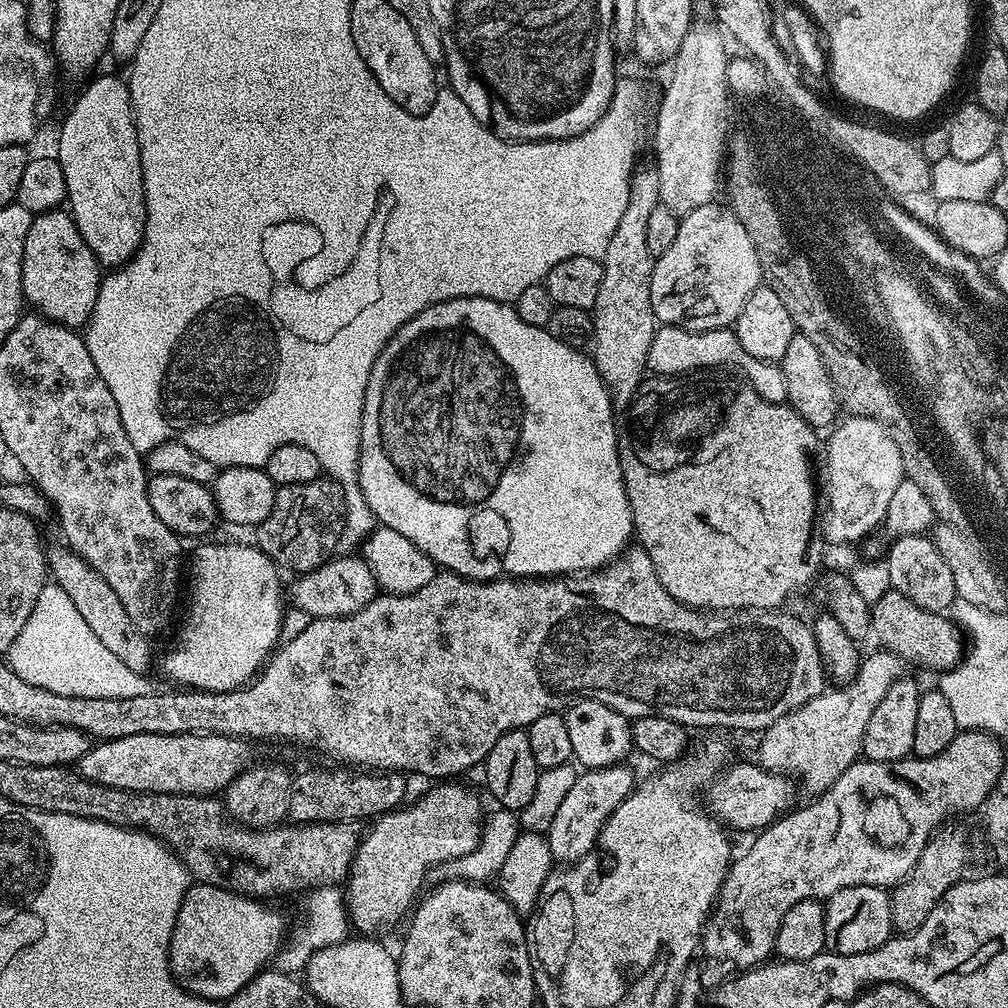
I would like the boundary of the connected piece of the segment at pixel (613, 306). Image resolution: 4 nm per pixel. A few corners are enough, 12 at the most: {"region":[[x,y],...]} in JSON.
{"region":[[655,163],[633,171],[591,309],[594,363],[620,410],[658,327],[646,246]]}

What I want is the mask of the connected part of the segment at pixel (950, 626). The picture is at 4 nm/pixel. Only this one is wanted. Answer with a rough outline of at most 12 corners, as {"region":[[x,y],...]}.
{"region":[[901,592],[871,605],[879,647],[939,674],[966,640]]}

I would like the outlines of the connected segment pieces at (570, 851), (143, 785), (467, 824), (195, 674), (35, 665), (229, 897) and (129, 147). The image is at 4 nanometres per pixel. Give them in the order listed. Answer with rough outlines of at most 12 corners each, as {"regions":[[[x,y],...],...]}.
{"regions":[[[627,763],[590,768],[546,833],[553,861],[593,855],[637,783]],[[130,734],[92,746],[84,779],[131,792],[223,793],[238,736]],[[456,783],[375,817],[346,881],[361,937],[403,921],[431,868],[480,845]],[[204,544],[176,686],[235,692],[281,643],[281,569]],[[45,583],[6,660],[54,694],[146,696],[66,590]],[[193,883],[168,947],[172,976],[227,1002],[269,967],[284,920]],[[100,76],[54,155],[86,246],[127,264],[148,215],[127,83]]]}

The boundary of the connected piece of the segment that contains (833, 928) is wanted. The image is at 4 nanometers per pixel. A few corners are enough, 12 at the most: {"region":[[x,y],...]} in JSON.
{"region":[[887,888],[829,896],[826,948],[875,953],[892,939]]}

